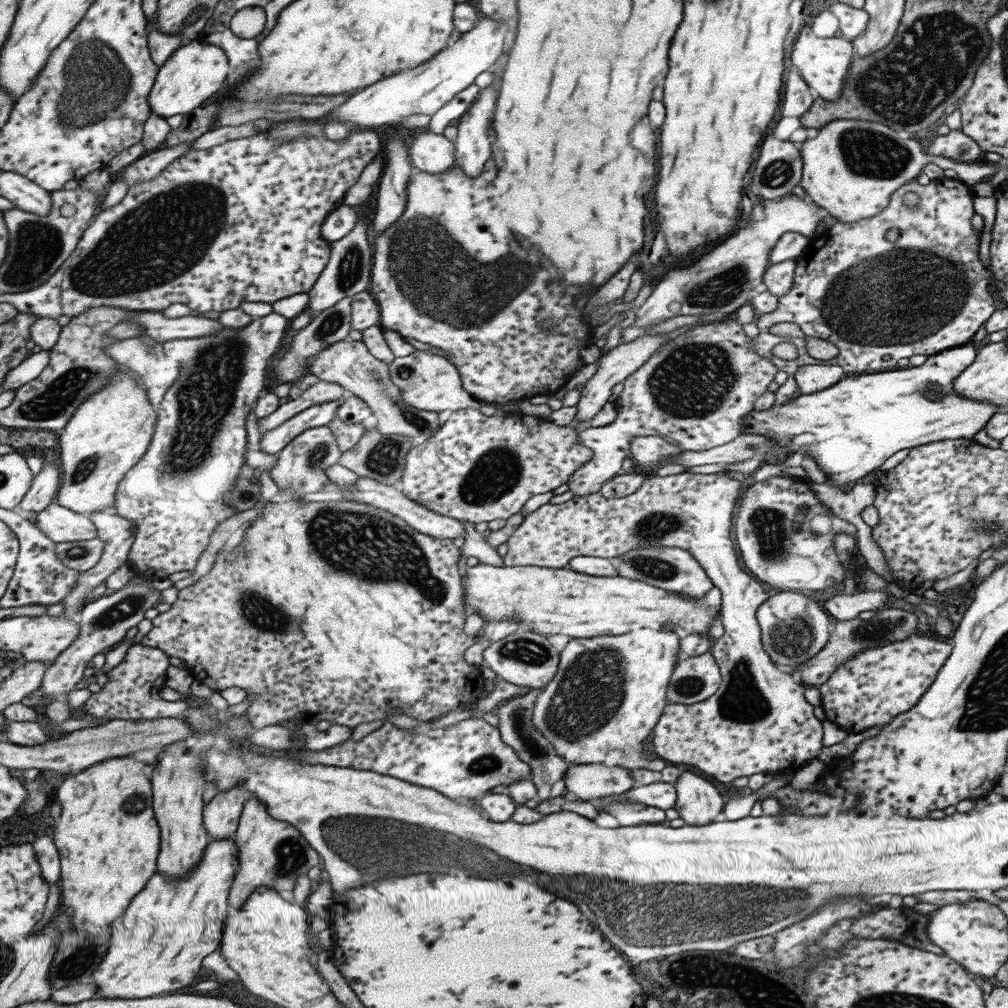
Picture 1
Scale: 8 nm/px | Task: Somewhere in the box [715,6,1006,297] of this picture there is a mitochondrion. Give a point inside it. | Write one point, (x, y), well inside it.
(936, 53)

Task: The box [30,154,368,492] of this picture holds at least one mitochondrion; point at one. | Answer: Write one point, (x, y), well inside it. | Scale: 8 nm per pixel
(153, 244)

